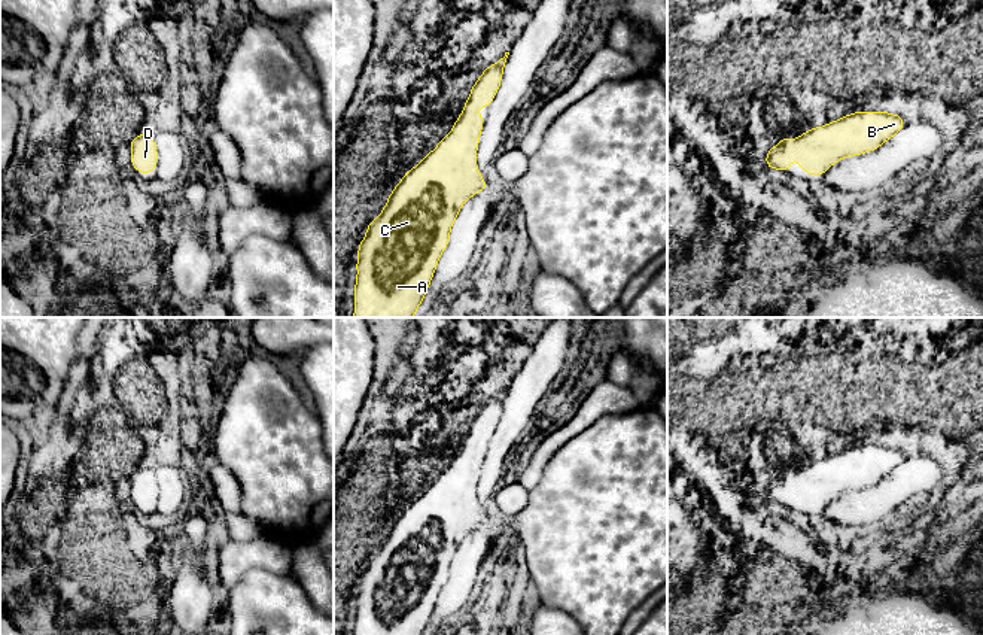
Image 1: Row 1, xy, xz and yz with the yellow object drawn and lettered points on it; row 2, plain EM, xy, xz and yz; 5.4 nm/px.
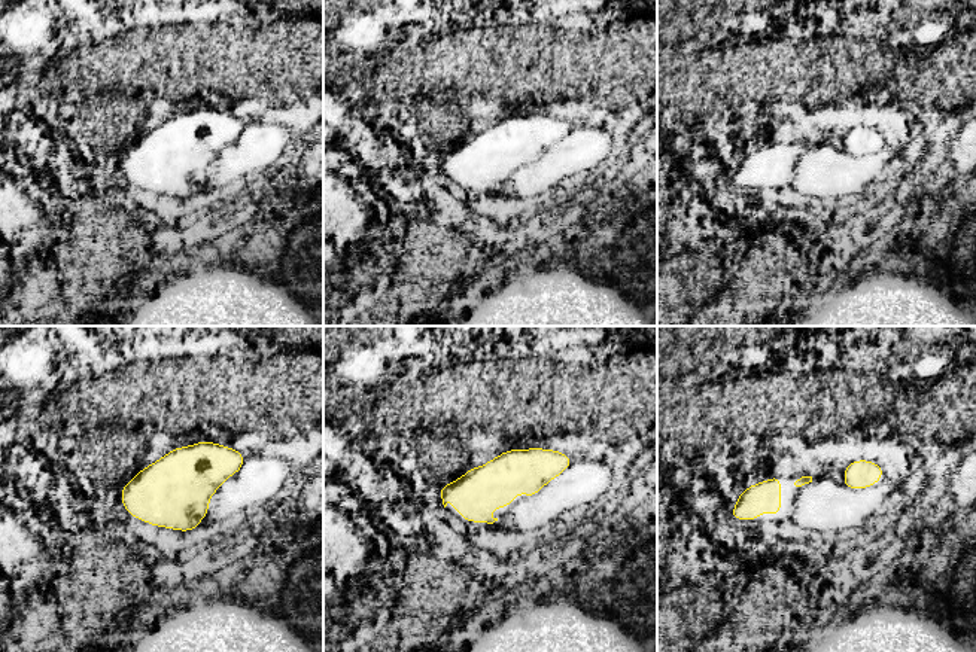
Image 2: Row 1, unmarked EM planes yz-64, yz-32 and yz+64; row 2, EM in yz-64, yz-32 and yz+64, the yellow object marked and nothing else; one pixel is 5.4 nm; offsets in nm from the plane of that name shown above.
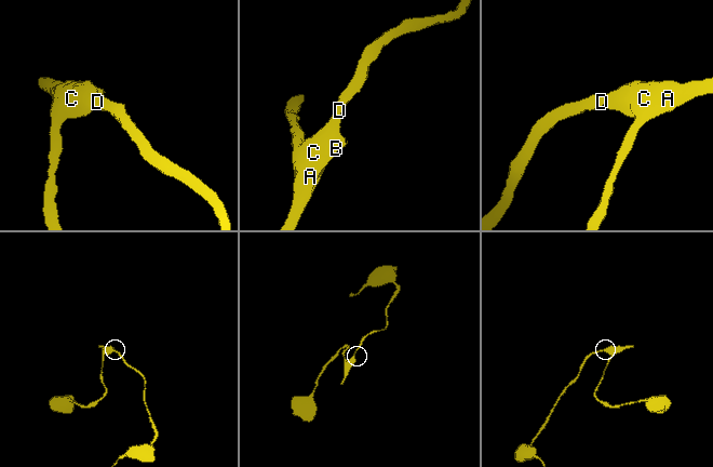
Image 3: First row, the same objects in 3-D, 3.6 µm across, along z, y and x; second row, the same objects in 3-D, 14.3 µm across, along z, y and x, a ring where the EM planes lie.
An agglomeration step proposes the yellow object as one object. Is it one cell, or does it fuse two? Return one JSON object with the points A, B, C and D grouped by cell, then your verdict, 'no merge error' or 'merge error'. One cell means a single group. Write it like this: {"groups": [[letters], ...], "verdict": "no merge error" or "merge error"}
{"groups": [["A", "B", "C", "D"]], "verdict": "no merge error"}

